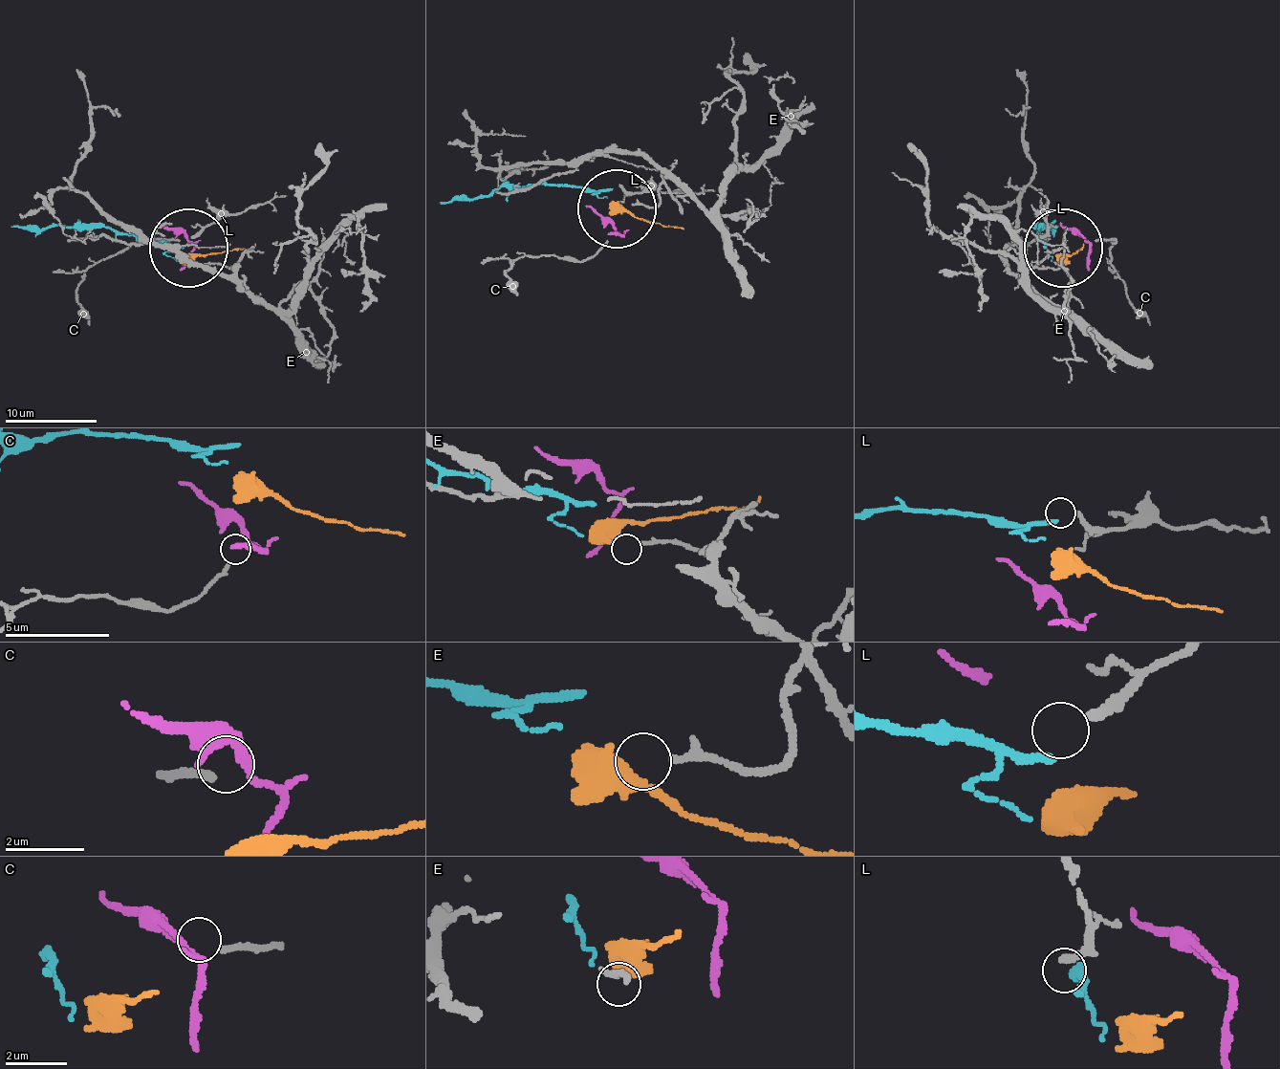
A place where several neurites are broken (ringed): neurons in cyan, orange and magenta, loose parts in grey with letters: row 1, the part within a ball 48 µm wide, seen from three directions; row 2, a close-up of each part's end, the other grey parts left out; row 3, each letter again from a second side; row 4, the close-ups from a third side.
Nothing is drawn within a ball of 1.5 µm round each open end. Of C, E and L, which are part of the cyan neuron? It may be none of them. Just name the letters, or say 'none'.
none

